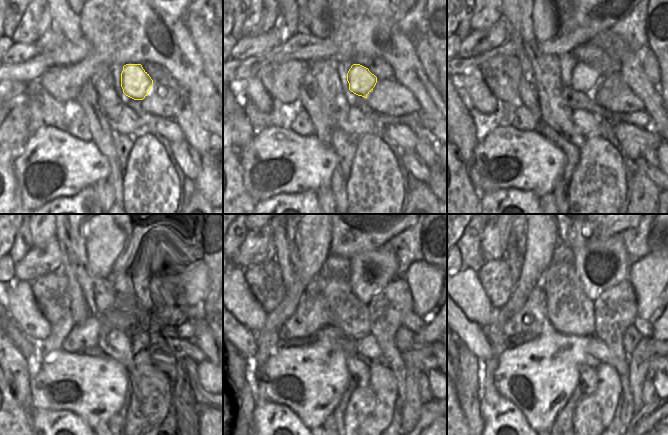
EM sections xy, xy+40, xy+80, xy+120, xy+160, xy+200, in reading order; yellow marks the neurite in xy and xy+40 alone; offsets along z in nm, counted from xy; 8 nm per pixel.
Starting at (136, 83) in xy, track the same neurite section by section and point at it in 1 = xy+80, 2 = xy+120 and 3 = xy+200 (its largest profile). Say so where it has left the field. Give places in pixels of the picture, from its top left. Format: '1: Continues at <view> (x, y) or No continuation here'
1: Continues at xy+80 (585, 78)
2: Continues at xy+120 (138, 289)
3: Continues at xy+200 (601, 263)

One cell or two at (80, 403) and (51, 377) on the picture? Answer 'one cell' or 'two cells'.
one cell

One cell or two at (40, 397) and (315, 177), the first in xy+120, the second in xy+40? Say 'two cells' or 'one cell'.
one cell

